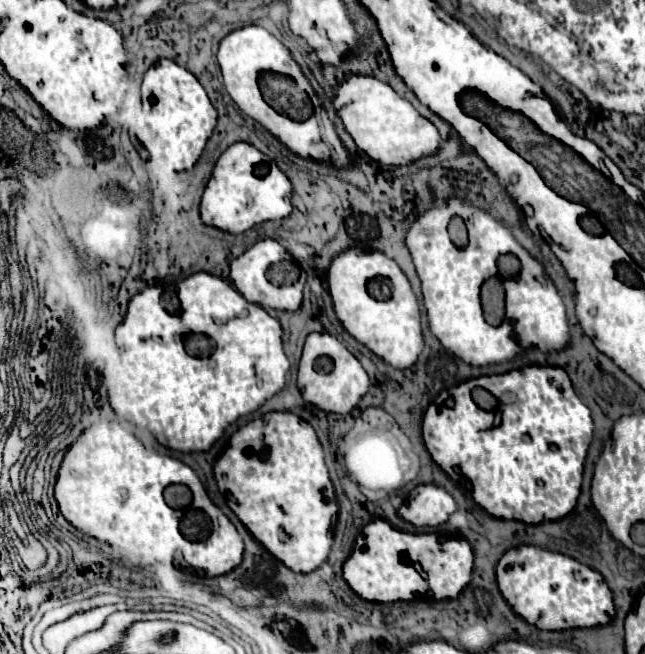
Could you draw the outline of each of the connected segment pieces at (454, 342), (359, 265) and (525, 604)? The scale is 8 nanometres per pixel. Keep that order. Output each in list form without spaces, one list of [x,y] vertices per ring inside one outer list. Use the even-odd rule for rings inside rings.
[[[449,198],[445,208],[431,208],[415,218],[407,234],[407,246],[421,280],[429,328],[433,336],[463,362],[471,366],[487,366],[511,360],[527,346],[537,346],[541,352],[551,352],[569,344],[565,304],[557,288],[547,278],[543,266],[533,260],[525,248],[517,244],[509,228],[495,220],[489,212],[475,208],[465,200]],[[453,214],[459,214],[467,224],[469,246],[465,250],[455,248],[449,240],[447,224]],[[501,254],[517,256],[521,262],[521,272],[504,282],[505,322],[493,328],[483,320],[479,288],[485,278],[497,274],[497,258]]]
[[[347,248],[331,260],[329,270],[327,270],[327,284],[329,284],[329,294],[333,298],[337,318],[357,342],[361,342],[379,358],[383,358],[385,362],[401,370],[409,368],[417,360],[417,356],[423,350],[421,314],[419,314],[419,306],[417,306],[417,300],[415,300],[415,294],[411,290],[407,276],[401,272],[401,268],[393,260],[389,260],[379,250],[365,252],[359,248]]]
[[[523,544],[507,550],[497,564],[497,584],[511,608],[541,630],[591,628],[609,624],[615,616],[613,594],[597,570],[539,546]]]

